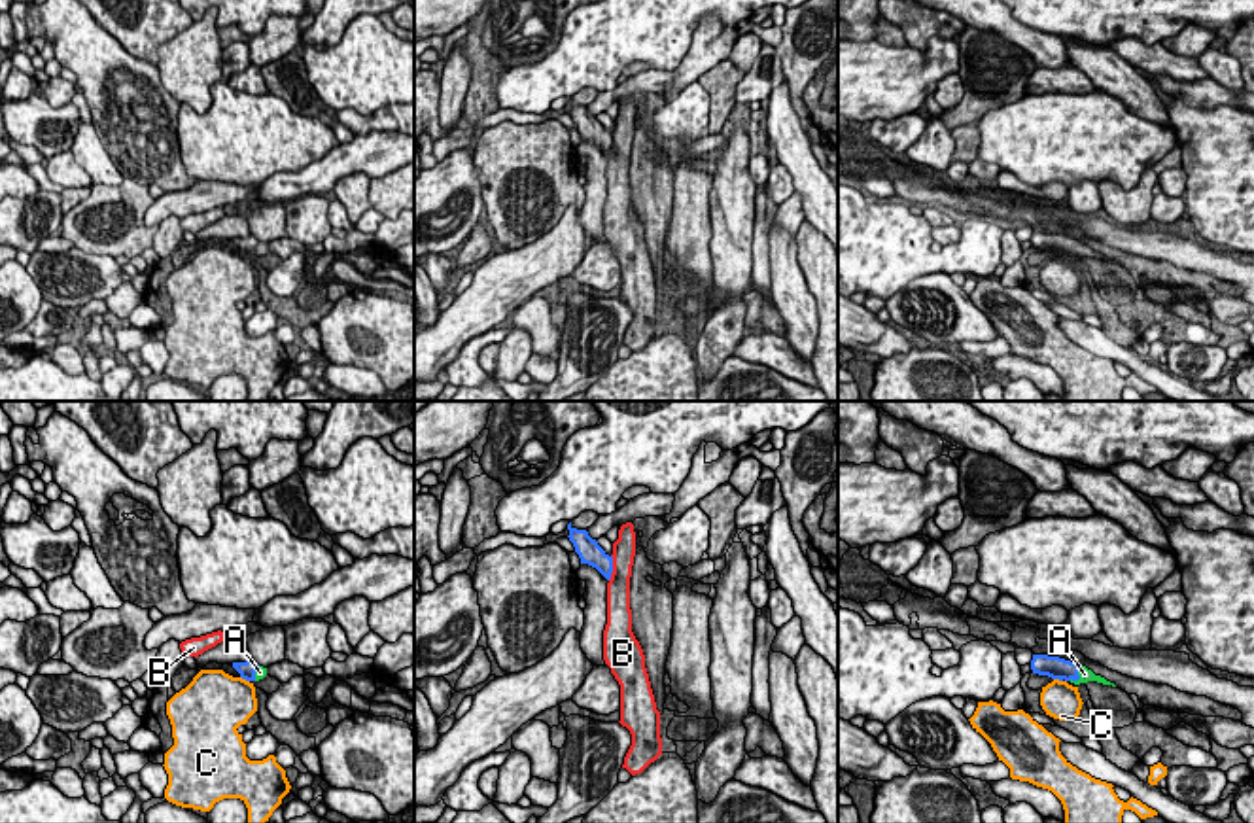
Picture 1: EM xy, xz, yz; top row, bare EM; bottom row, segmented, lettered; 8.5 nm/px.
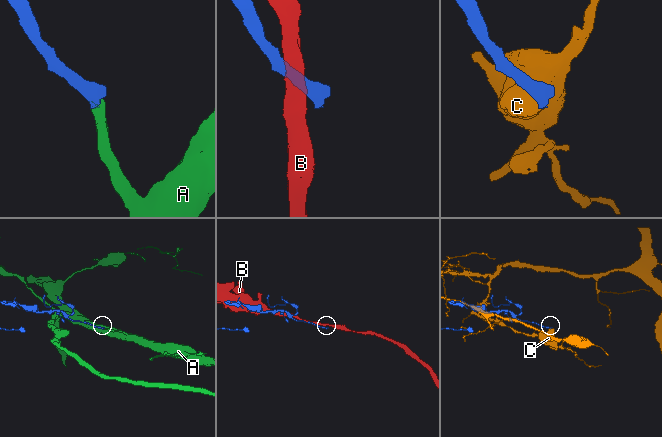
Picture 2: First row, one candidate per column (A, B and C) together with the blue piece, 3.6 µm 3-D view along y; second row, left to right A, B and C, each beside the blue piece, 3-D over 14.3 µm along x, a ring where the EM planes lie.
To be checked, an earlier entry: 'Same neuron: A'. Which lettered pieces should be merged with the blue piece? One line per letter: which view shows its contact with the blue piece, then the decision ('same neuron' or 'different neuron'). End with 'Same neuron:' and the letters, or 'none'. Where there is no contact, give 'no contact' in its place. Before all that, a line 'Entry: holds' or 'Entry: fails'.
Entry: holds
A: meets blue in yz; same neuron
B: meets blue in xz; different neuron
C: meets blue in xy; different neuron
Same neuron: A

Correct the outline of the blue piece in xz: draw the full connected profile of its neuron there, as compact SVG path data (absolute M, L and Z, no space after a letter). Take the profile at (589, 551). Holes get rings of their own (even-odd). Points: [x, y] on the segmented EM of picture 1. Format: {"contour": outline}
{"contour": "M571 522L567 524L567 530L567 537L573 543L581 564L596 568L609 581L613 573L613 556L609 556L586 530L577 530Z"}

